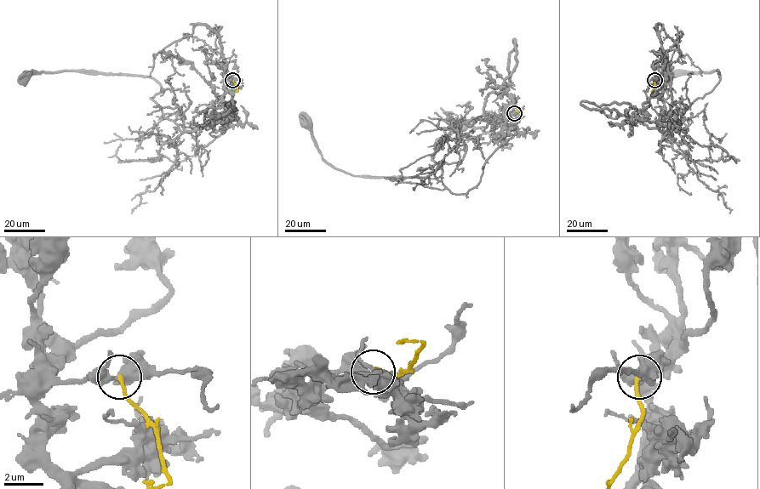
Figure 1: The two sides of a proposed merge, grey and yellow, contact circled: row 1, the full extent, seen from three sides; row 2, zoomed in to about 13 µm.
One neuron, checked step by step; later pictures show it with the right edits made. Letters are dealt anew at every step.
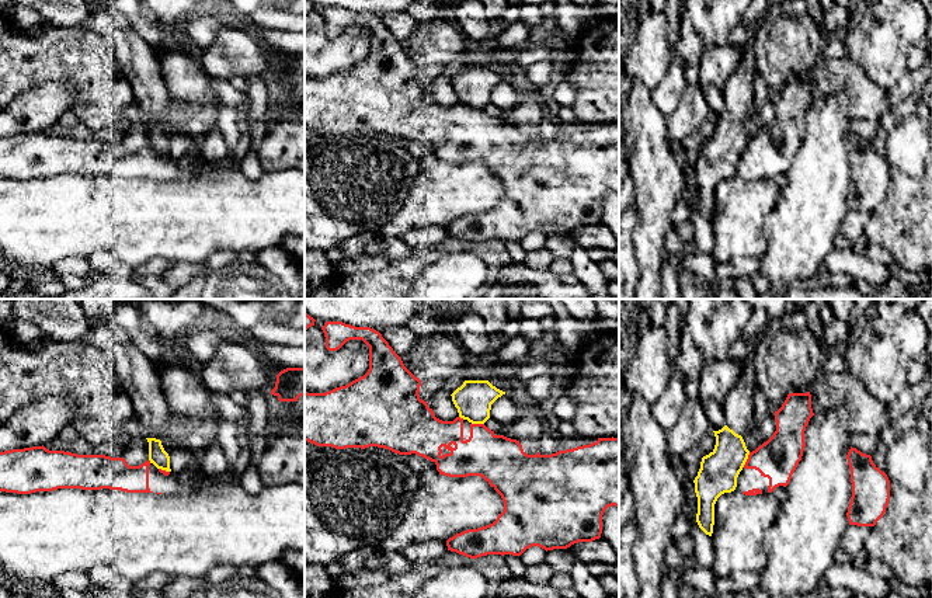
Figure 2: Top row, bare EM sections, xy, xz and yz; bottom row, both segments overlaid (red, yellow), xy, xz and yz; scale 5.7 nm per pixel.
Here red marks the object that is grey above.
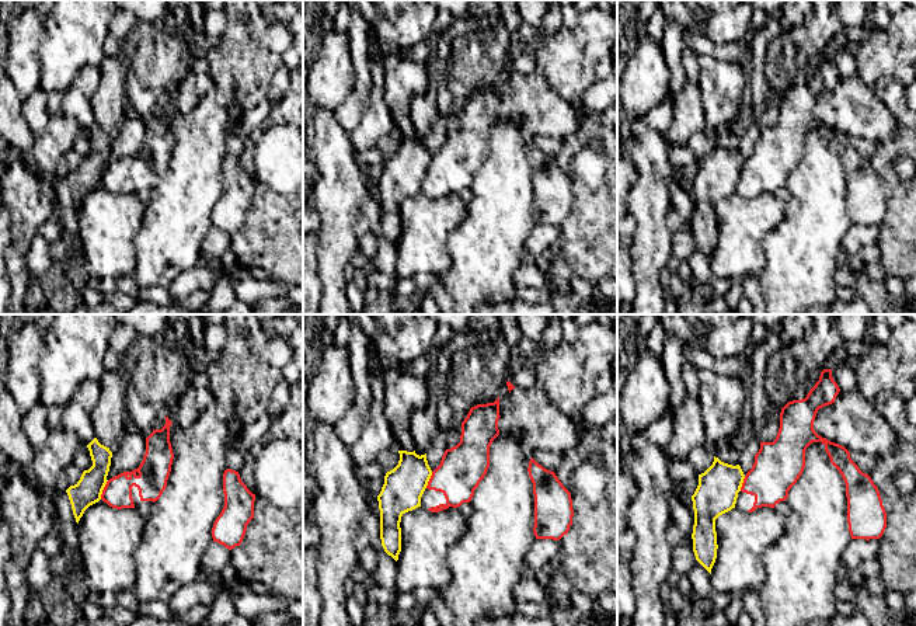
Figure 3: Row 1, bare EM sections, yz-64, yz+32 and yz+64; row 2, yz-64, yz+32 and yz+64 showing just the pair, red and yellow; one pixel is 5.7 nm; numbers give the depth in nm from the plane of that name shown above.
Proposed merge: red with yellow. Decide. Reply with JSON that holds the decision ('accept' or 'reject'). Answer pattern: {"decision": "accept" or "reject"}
{"decision": "reject"}

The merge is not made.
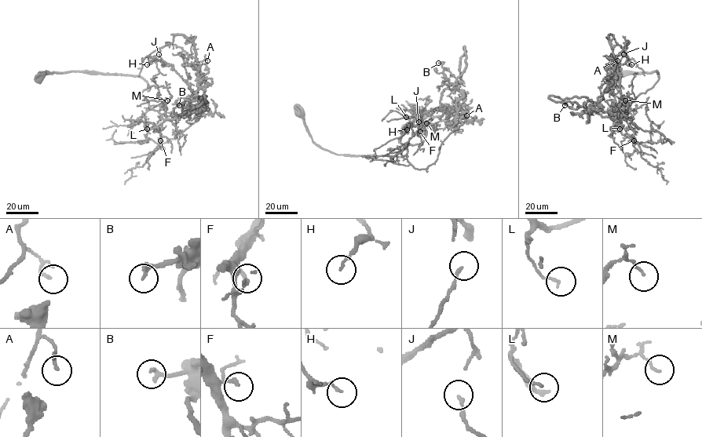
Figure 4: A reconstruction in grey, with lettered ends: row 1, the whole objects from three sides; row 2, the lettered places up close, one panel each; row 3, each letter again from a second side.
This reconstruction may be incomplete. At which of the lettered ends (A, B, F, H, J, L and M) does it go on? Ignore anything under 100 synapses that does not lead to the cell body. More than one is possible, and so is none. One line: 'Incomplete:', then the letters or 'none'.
Incomplete: none

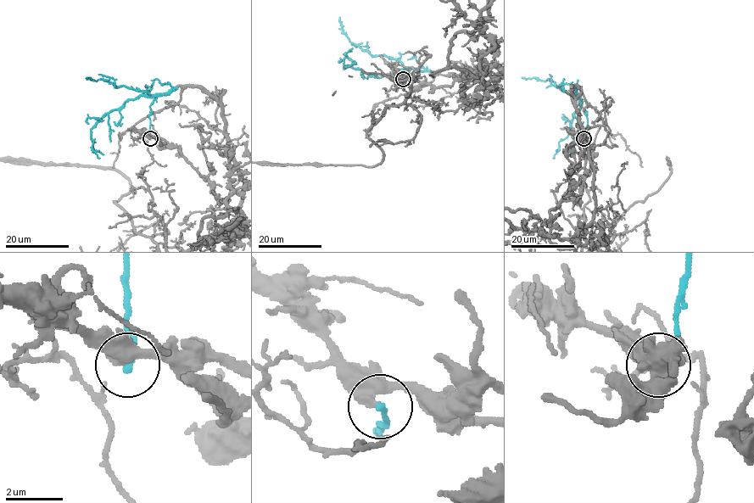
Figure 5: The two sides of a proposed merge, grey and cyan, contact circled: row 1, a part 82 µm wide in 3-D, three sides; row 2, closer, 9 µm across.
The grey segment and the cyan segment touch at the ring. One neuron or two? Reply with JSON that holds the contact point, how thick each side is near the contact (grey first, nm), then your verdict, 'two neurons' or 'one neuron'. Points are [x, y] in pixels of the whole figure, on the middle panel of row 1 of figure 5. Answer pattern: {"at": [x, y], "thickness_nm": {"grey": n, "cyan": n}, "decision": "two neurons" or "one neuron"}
{"at": [403, 79], "thickness_nm": {"grey": 480, "cyan": 220}, "decision": "one neuron"}

